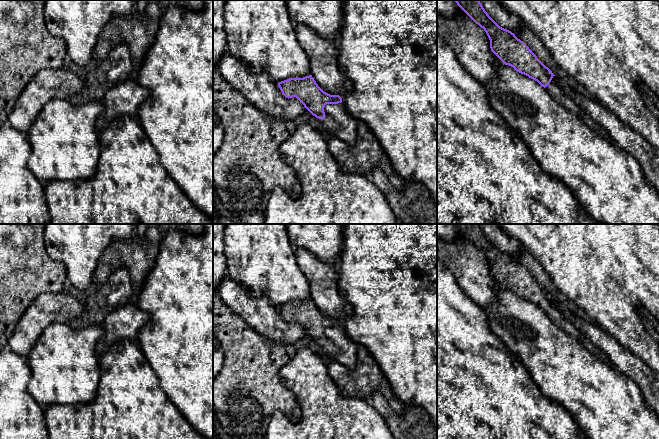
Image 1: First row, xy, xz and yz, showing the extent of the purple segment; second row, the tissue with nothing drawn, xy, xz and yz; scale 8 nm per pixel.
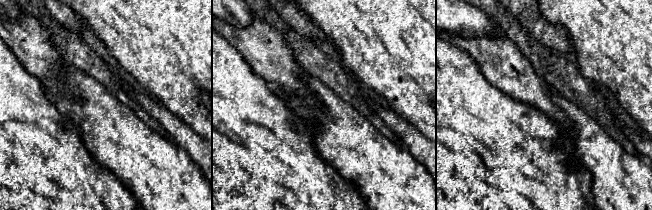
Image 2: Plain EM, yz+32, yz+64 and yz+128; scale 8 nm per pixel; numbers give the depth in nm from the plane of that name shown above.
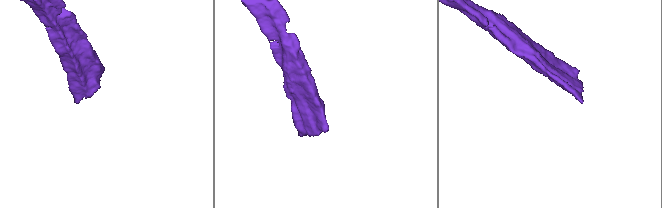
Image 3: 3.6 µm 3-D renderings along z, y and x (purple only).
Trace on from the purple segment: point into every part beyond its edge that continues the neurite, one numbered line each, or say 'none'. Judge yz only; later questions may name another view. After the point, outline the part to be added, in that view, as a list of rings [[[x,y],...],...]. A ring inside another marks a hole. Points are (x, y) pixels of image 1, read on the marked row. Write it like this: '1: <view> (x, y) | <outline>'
1: yz (554, 88) | [[[553,76],[551,82],[547,87],[545,87],[545,89],[549,92],[549,94],[556,102],[560,103],[566,109],[580,117],[599,135],[614,143],[608,132],[600,125],[598,125],[597,122],[595,122],[583,108],[576,104],[570,96],[564,93],[563,89],[560,86],[560,80],[557,79],[556,76]]]

